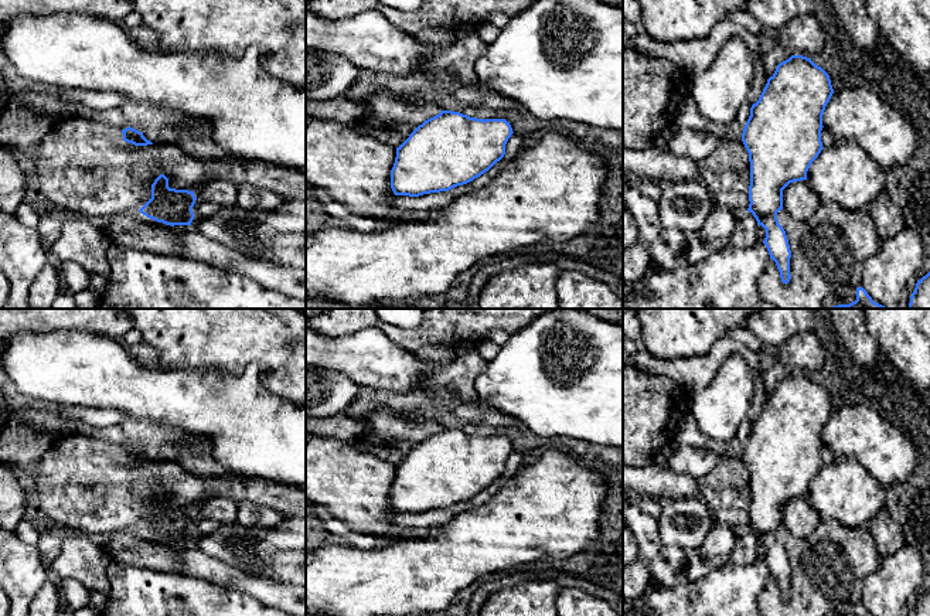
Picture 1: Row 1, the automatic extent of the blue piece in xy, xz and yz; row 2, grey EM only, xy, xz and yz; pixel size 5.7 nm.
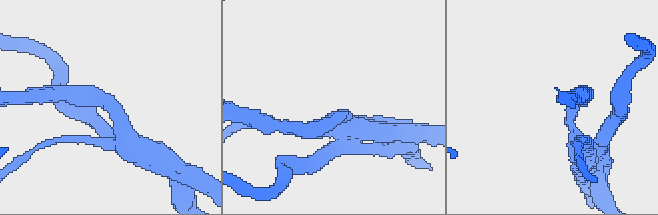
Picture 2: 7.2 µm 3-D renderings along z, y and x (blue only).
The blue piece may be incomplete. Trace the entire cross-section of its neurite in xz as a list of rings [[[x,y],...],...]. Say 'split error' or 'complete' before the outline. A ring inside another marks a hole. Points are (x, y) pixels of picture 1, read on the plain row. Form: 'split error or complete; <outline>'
complete; [[[440,428],[439,432],[419,442],[396,464],[391,506],[395,513],[419,514],[467,501],[504,474],[505,462],[512,450],[512,445],[505,436],[484,438],[460,429]]]

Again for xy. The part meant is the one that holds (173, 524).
complete; [[[160,491],[151,501],[151,515],[139,527],[143,532],[166,542],[191,542],[194,508],[168,504],[168,496]]]

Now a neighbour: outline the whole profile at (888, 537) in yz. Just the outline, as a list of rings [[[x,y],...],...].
[[[883,508],[868,523],[879,557],[888,557],[905,545],[900,525]]]

